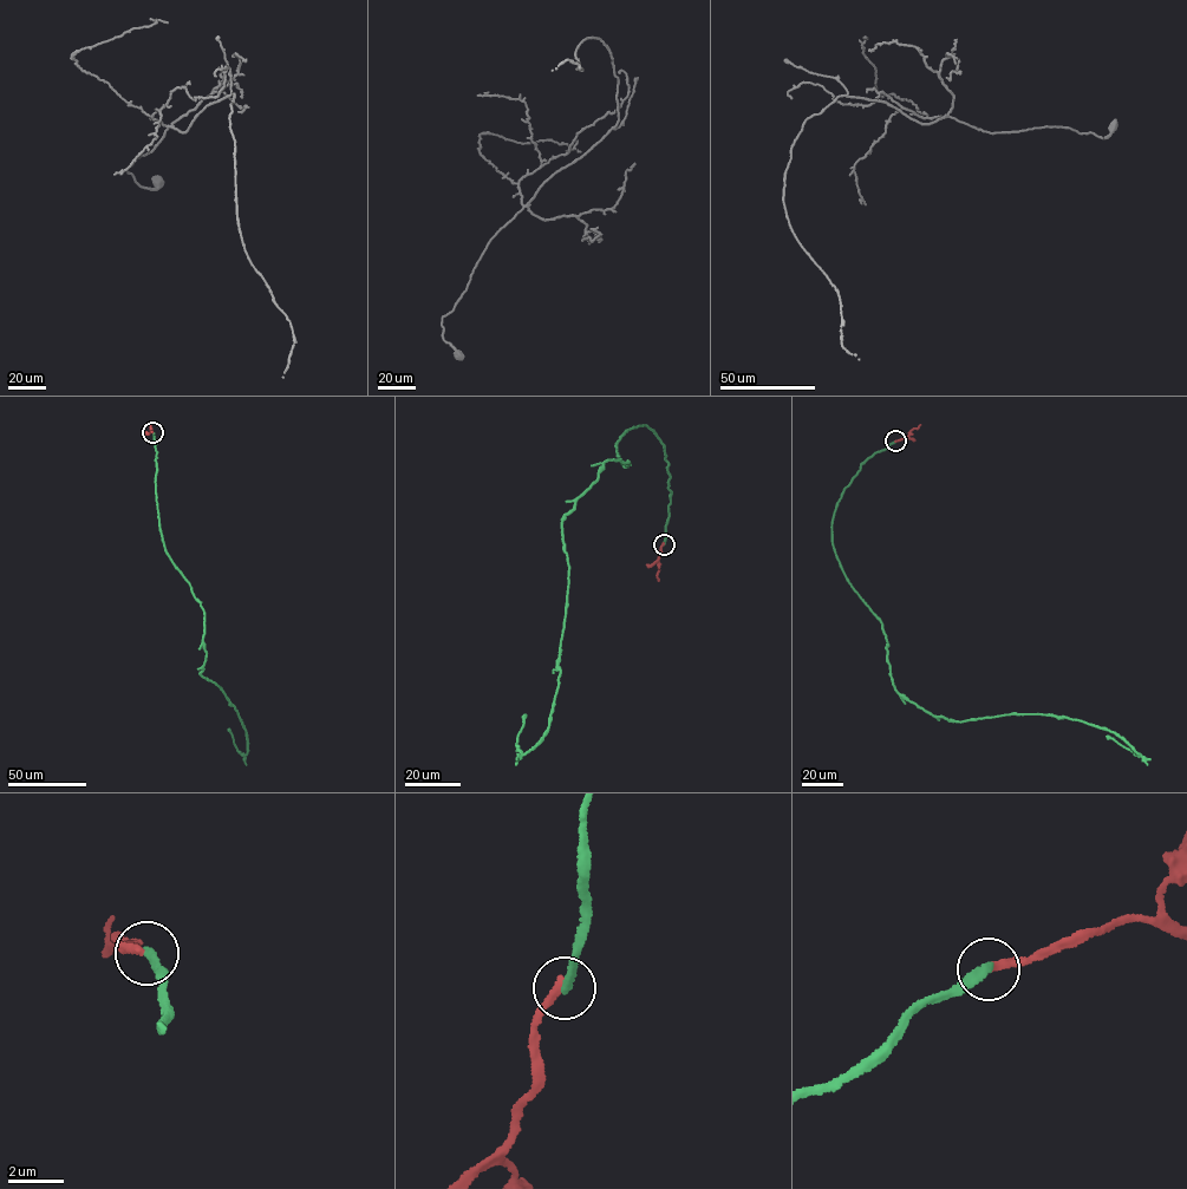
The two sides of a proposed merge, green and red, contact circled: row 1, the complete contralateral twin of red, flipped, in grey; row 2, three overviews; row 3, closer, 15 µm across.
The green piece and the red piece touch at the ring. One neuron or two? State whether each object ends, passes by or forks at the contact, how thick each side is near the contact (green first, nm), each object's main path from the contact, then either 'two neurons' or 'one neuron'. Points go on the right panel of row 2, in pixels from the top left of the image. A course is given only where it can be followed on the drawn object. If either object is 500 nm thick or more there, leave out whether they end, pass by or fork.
green ends; red ends; calibres 320 and 320 nm; course green (895, 441), (861, 464), (832, 523), (895, 690), (954, 722), (1081, 720), (1141, 756), (1107, 736); course red (895, 441), (908, 437), (920, 425); two neurons

